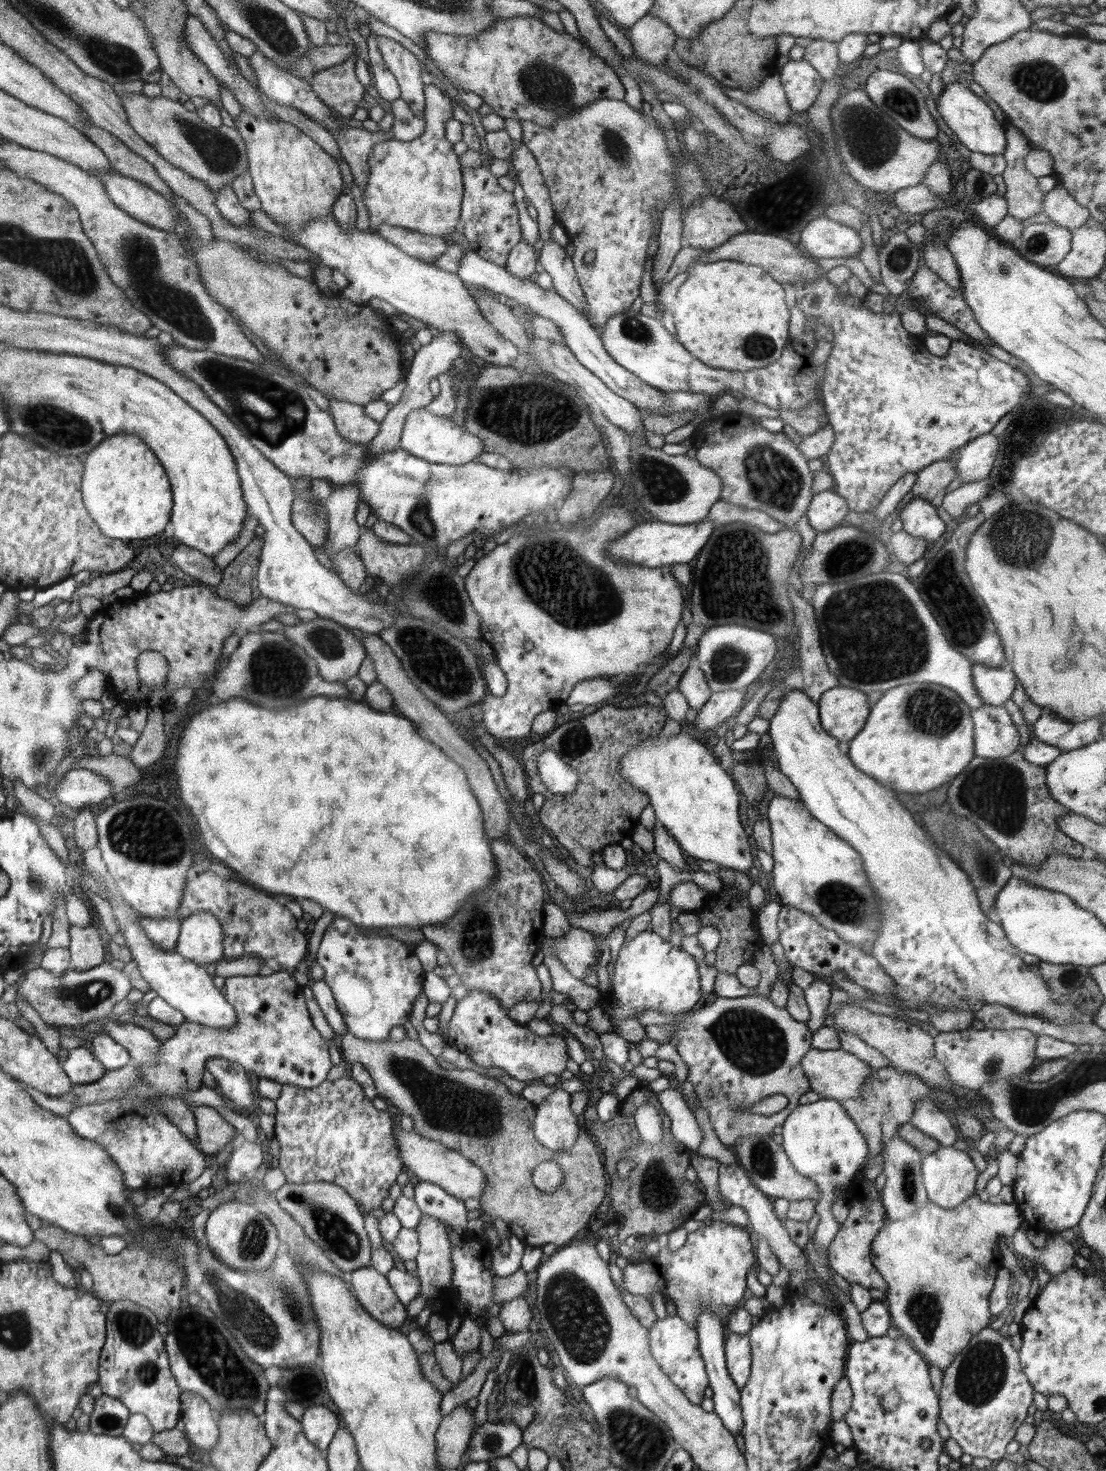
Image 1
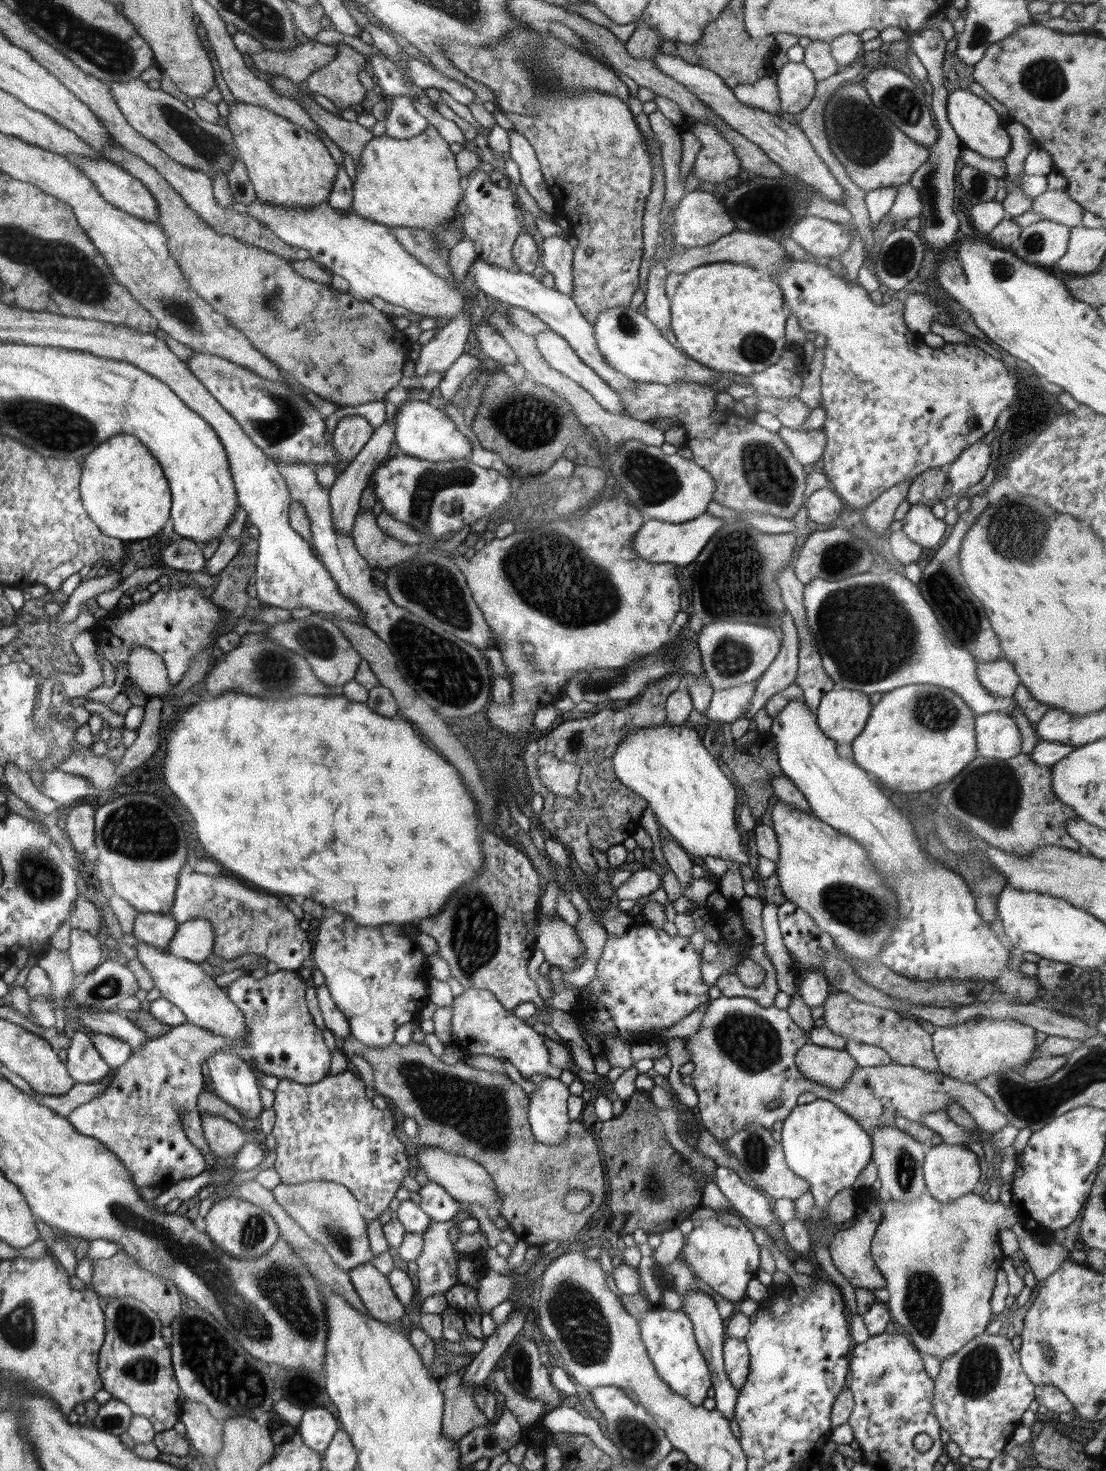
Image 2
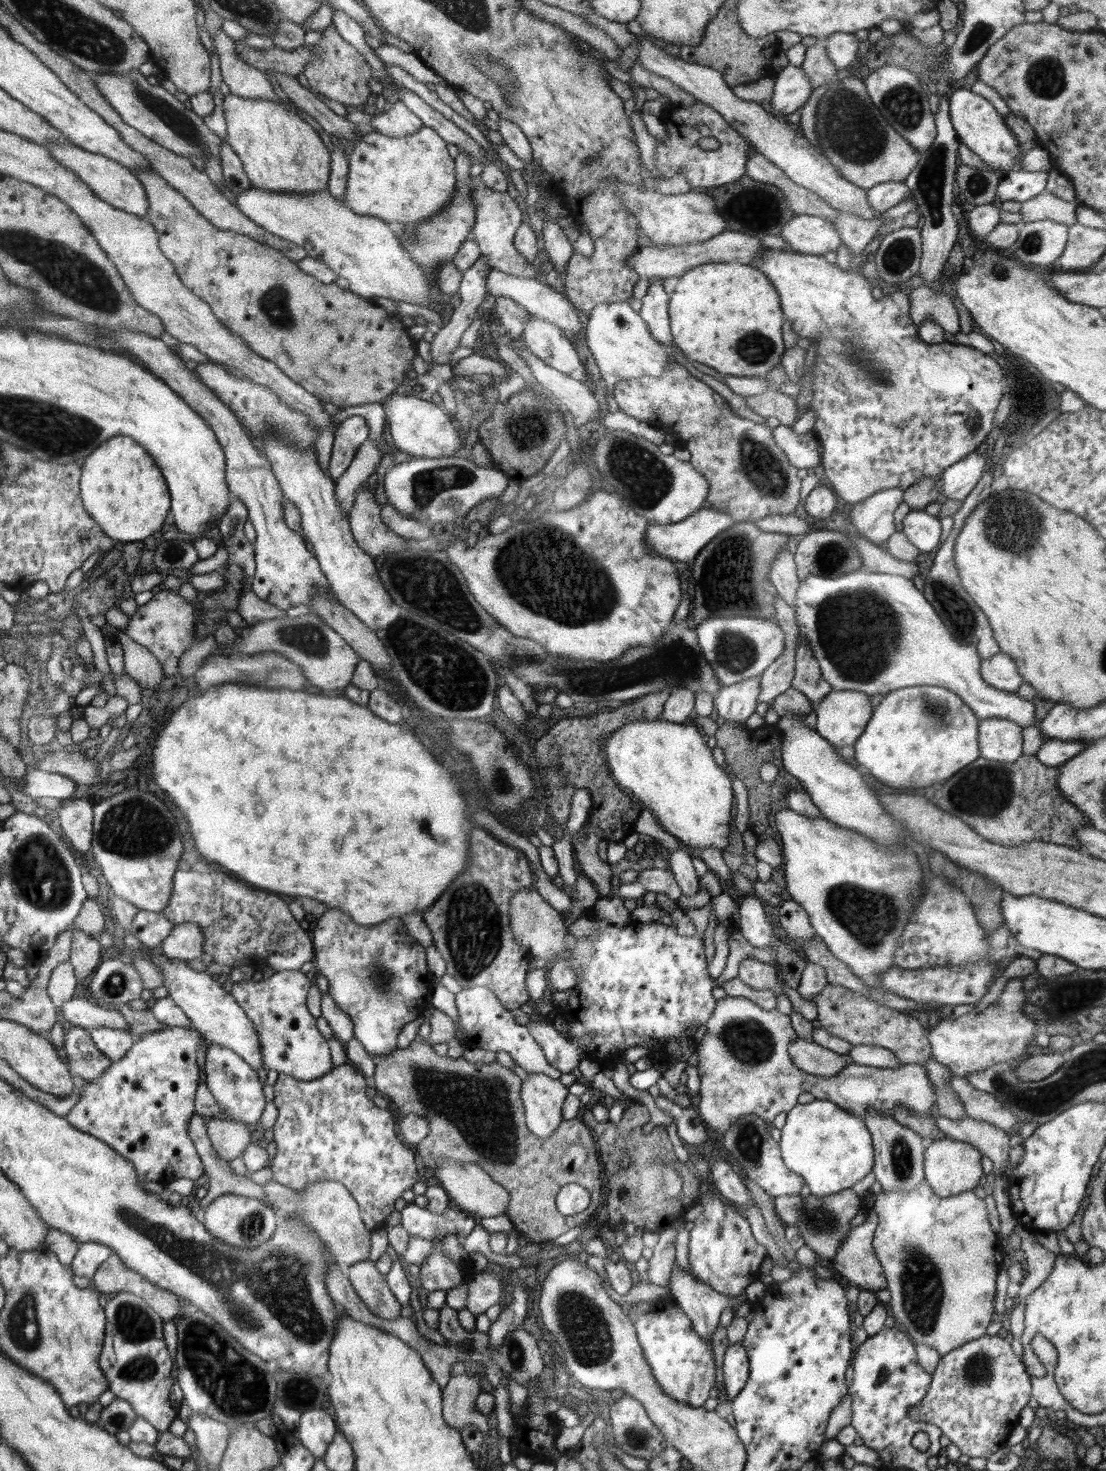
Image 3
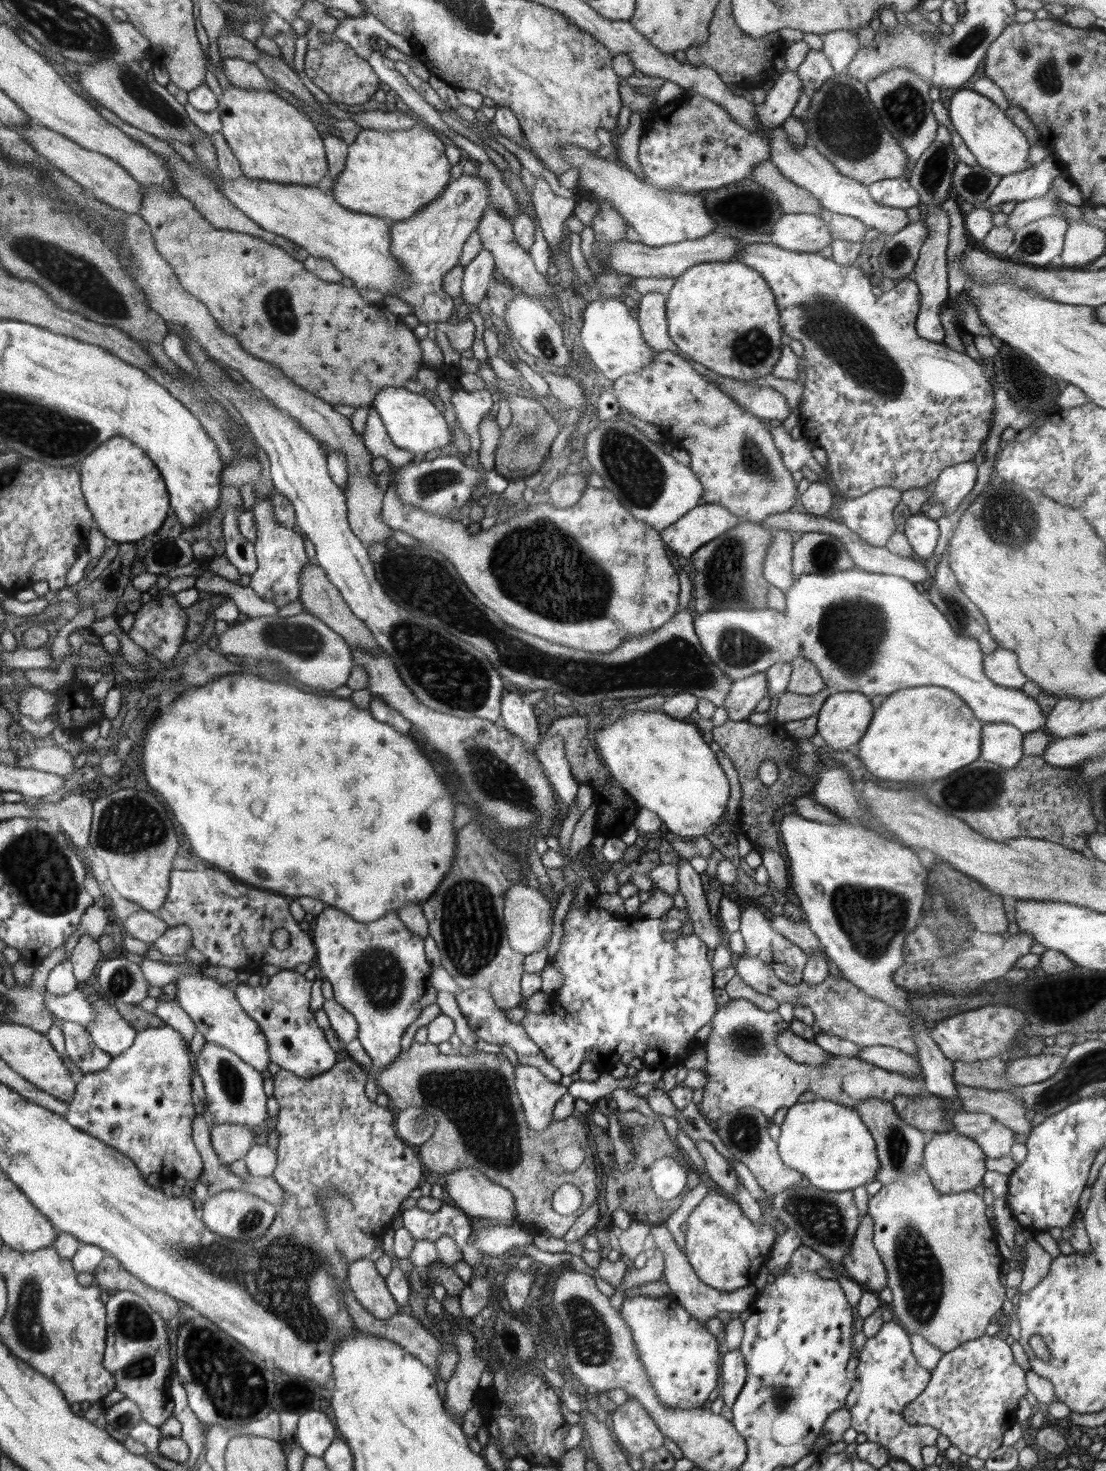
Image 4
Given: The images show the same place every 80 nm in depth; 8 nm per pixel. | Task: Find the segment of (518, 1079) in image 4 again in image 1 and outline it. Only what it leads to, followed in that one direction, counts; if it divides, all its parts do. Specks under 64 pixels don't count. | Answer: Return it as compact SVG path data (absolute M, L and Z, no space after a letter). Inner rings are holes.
M555 1089L542 1103L535 1105L534 1134L542 1146L550 1150L568 1150L574 1146L581 1128L581 1119L574 1116L569 1105L570 1094L562 1089Z

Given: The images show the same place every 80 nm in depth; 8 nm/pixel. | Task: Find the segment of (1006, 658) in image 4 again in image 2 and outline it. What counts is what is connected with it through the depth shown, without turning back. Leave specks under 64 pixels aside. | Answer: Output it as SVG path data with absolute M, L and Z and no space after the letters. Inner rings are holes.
M1003 656L994 662L979 662L977 677L981 685L994 696L1012 697L1021 683L1015 668Z

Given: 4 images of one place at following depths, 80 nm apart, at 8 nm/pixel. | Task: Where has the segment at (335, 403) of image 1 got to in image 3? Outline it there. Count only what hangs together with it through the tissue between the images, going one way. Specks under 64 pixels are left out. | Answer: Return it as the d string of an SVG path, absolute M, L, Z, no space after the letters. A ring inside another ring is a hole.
M349 416L339 424L338 434L334 438L334 446L329 465L330 478L338 480L350 466L351 460L364 442L368 440L368 426L362 416Z

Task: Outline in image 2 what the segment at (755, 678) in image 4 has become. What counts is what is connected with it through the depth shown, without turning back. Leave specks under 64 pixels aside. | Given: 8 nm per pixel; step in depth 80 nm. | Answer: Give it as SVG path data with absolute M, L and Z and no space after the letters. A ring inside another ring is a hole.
M755 682L713 691L705 715L712 725L728 726L738 718L745 718L745 712L755 693Z

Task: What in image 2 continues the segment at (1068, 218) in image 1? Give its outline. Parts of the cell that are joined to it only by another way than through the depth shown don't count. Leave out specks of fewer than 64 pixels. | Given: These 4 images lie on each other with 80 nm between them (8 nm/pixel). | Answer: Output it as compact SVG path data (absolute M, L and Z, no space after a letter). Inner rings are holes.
M1047 189L1033 199L1033 210L1043 219L1054 221L1070 228L1082 222L1085 210L1069 197L1068 193Z

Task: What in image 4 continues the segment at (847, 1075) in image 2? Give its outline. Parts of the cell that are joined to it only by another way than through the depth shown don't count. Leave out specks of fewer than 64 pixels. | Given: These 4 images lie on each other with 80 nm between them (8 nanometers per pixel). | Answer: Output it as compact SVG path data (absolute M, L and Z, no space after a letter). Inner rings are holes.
M783 1028L778 1035L777 1045L796 1063L803 1063L812 1067L822 1067L829 1063L831 1053L827 1053L813 1042L808 1042L794 1034L789 1028Z

